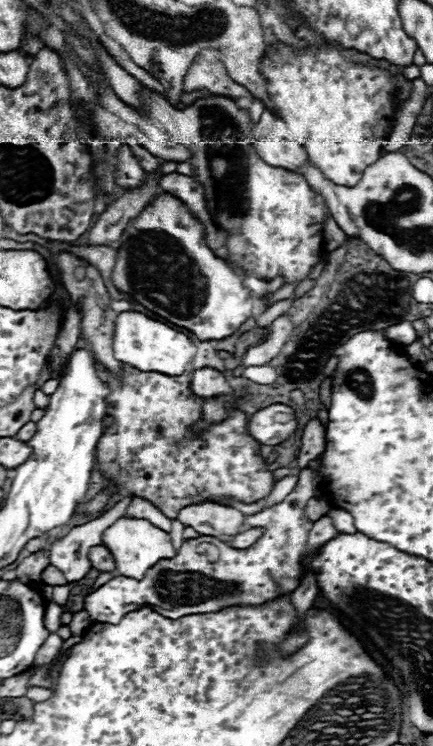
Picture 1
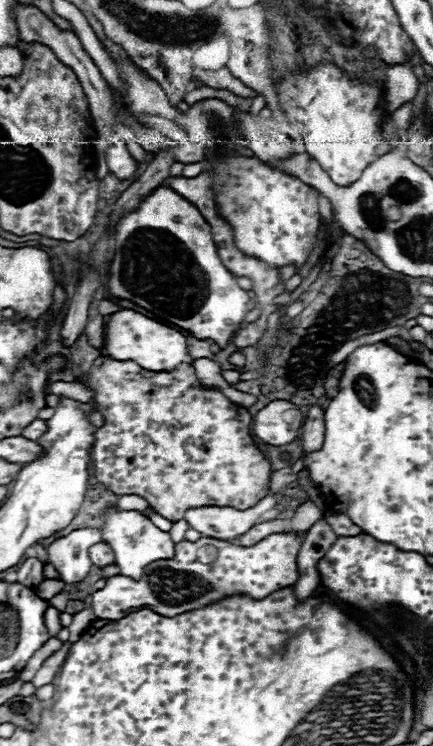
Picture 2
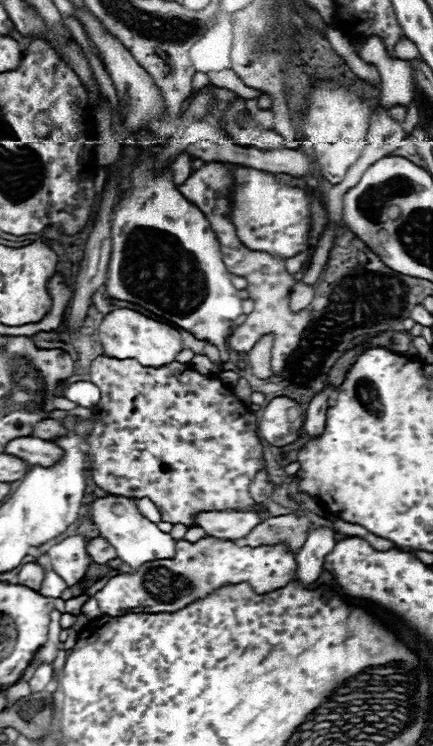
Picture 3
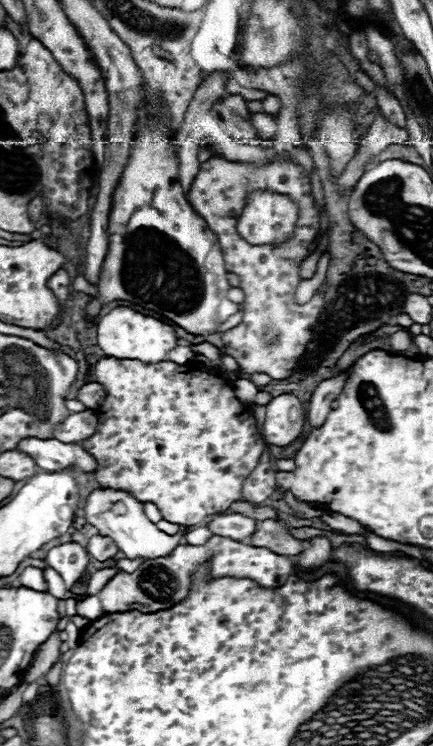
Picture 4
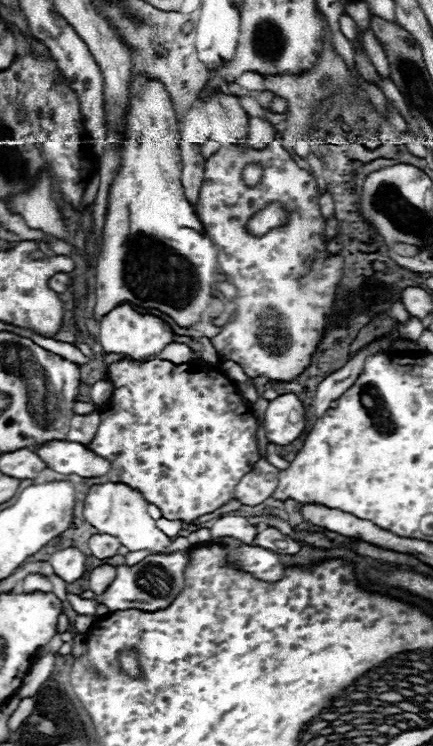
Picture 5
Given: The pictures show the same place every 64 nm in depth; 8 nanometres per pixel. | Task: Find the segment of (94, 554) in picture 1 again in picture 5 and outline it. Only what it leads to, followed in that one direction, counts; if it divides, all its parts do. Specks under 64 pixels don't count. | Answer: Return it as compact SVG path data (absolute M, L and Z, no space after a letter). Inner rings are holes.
M94 534L94 536L90 536L88 546L90 546L90 552L96 558L112 558L112 556L118 554L118 548L122 544L120 544L120 540L116 536L110 536L110 534Z

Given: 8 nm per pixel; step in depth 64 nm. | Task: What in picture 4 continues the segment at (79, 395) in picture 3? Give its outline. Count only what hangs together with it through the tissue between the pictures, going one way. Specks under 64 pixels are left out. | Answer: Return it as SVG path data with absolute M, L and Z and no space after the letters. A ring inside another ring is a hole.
M90 382L80 390L78 400L82 400L90 410L96 410L100 406L100 402L106 398L106 390L104 386L100 386L98 382Z

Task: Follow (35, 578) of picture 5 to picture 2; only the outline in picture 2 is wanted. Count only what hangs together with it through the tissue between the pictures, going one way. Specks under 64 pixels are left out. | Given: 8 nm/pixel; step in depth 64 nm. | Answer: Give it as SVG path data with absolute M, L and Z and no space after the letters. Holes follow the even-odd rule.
M28 558L18 568L18 582L36 588L44 580L44 564L38 558Z

